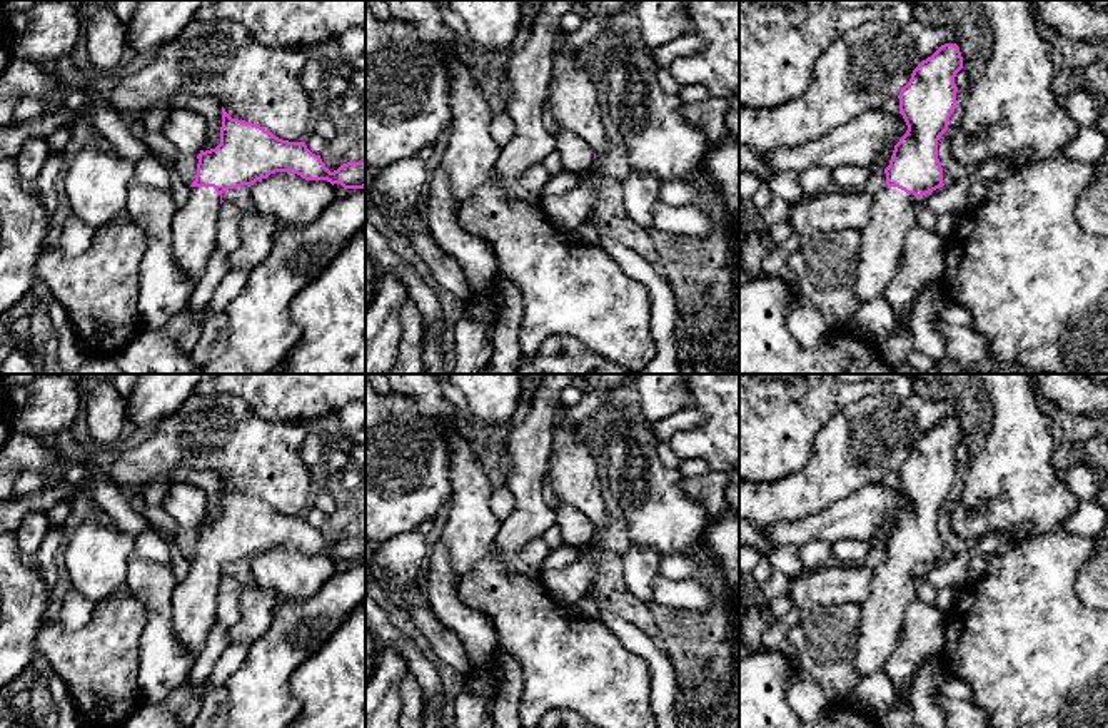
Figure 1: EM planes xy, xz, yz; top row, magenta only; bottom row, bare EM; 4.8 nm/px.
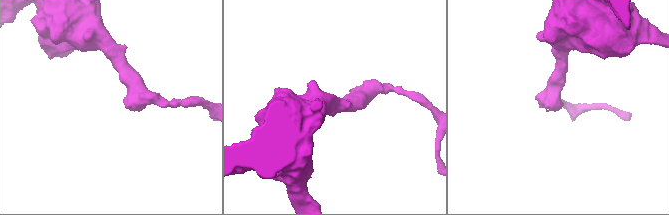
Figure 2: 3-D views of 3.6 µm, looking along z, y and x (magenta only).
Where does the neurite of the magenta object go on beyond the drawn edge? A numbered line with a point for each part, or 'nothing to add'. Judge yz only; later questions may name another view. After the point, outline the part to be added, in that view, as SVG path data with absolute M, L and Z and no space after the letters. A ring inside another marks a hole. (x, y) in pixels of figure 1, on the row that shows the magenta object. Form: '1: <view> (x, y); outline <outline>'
1: yz (881, 242); outline M886 185L873 197L871 219L859 232L856 297L861 304L884 296L903 255L906 234L916 224L916 195Z

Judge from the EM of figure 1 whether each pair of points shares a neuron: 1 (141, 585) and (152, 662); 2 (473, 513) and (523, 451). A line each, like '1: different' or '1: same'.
1: same
2: different

